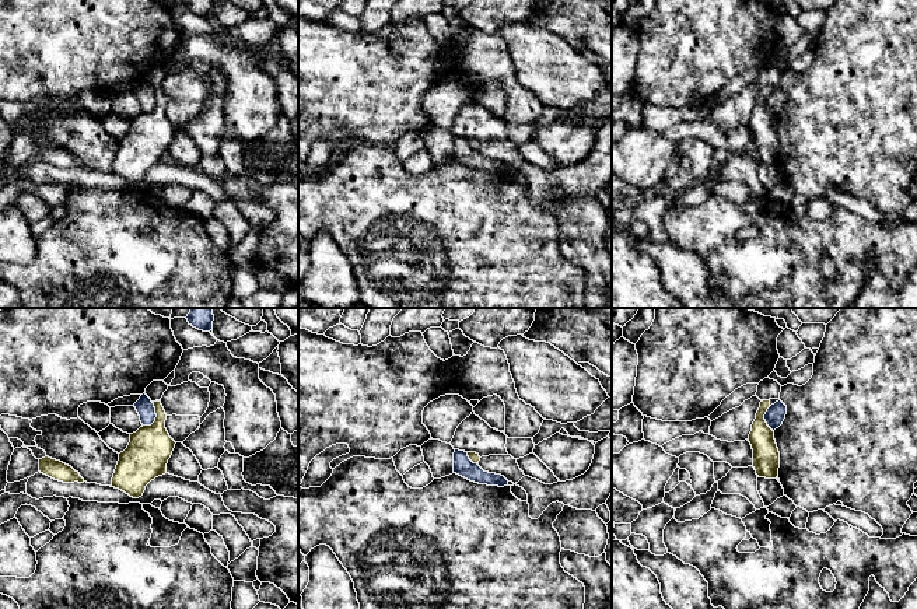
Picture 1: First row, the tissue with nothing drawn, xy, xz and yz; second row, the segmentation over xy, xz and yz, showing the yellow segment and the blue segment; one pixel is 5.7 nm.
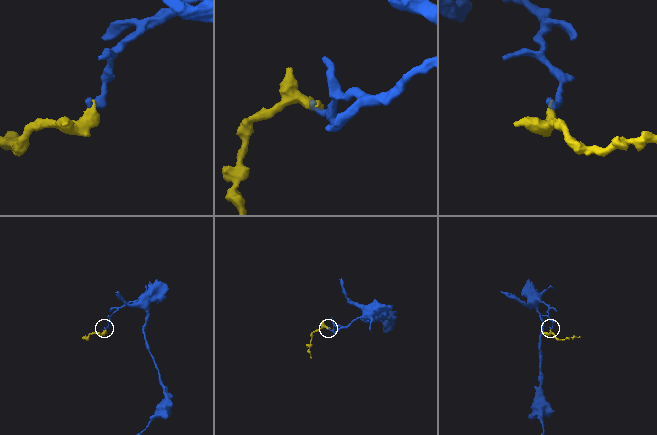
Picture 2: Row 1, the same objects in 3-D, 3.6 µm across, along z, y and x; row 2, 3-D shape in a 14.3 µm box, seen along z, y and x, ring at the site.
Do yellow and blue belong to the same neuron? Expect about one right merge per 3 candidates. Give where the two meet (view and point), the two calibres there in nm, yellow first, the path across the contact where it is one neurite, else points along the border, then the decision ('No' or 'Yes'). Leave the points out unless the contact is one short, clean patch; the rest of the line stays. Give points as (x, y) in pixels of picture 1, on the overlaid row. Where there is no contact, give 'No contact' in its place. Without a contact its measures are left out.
Touches yellow at xy (156, 417). Thickness 260 nm (yellow) against 100 nm. Boundary: xy (154, 403), (156, 419), (150, 424), (143, 426). No

